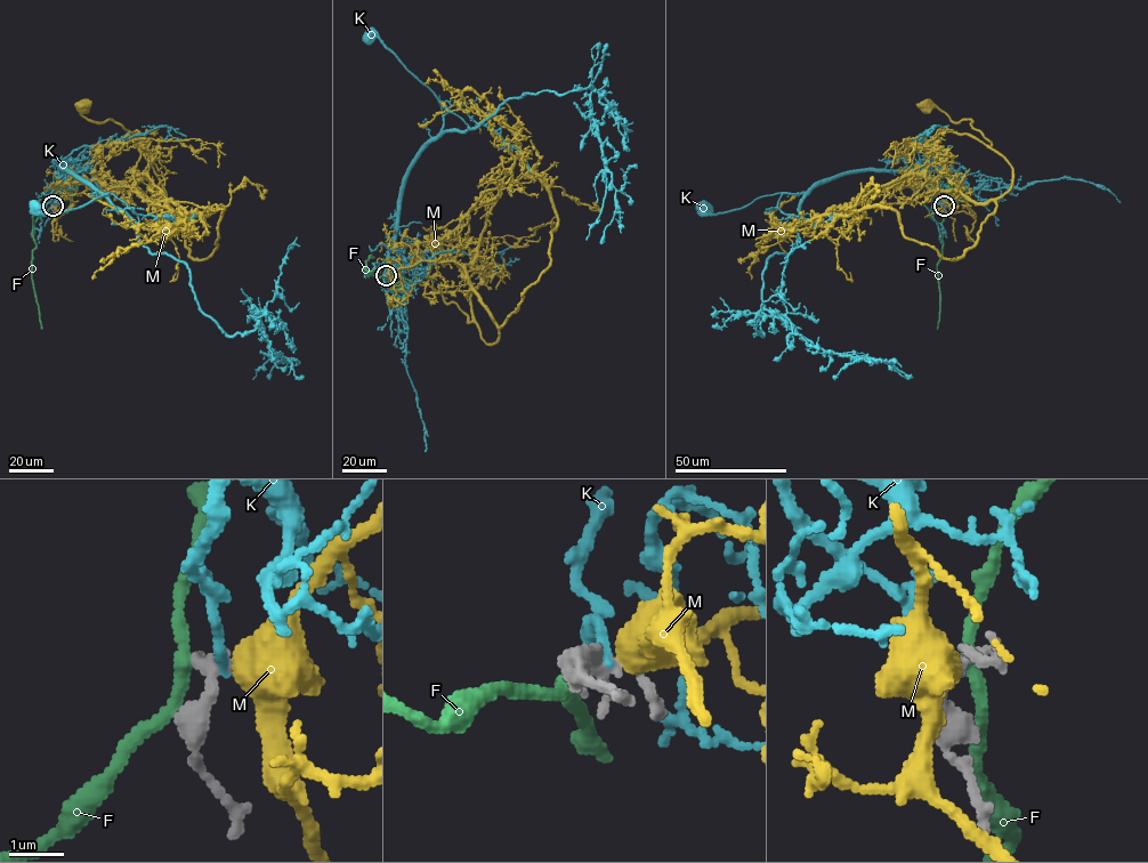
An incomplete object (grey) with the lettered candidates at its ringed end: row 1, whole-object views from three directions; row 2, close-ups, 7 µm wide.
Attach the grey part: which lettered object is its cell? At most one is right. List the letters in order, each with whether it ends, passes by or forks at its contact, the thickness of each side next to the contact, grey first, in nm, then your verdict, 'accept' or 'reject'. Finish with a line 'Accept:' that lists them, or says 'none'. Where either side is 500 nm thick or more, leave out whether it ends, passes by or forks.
F: it passes by | 220/240 nm | reject
K: it ends | 240/160 nm | accept
M: 240/650 nm | reject
Accept: K

